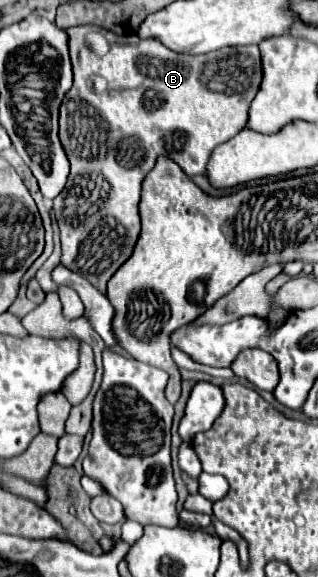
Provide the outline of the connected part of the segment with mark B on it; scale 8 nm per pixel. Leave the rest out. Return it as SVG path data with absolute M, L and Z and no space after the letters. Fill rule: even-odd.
M74 26L66 30L68 34L68 46L70 46L70 58L72 58L72 68L74 68L74 86L66 92L62 104L60 104L60 142L62 148L70 160L70 174L68 174L68 184L66 188L54 198L54 216L58 220L60 226L60 240L62 240L62 264L84 276L92 286L96 286L98 290L106 292L106 282L112 278L112 274L130 258L134 244L140 236L140 212L138 212L138 202L140 202L140 190L142 190L142 180L144 176L154 168L154 162L160 154L170 156L172 160L176 160L188 176L196 176L196 174L204 174L206 172L206 164L210 160L210 154L216 146L228 142L230 138L234 138L248 120L248 108L250 102L254 100L260 82L262 82L262 64L260 64L260 50L258 46L234 46L234 48L222 48L218 52L208 52L202 56L190 56L190 54L178 54L178 52L170 52L162 42L158 40L142 40L136 34L130 36L118 36L110 30L104 30L100 26ZM202 80L214 80L214 88L230 88L228 90L210 90ZM154 126L160 128L162 134L154 132Z

